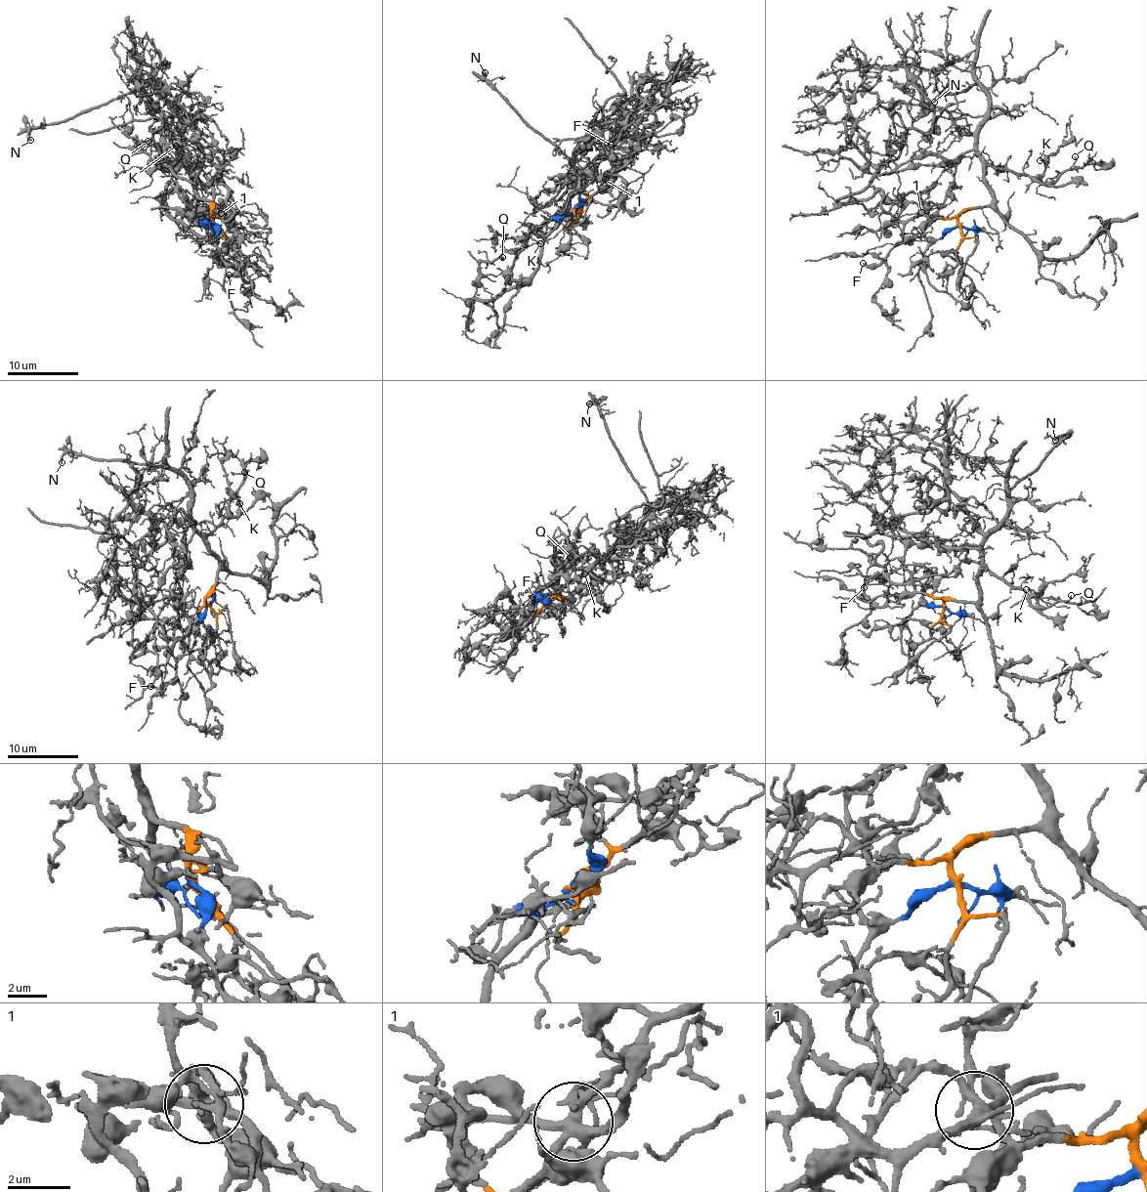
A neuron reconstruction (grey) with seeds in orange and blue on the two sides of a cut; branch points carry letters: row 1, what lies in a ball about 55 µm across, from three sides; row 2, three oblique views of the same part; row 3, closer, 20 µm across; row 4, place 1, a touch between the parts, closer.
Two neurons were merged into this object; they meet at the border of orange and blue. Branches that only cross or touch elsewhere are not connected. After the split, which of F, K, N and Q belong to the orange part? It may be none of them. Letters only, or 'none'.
K, N, Q

